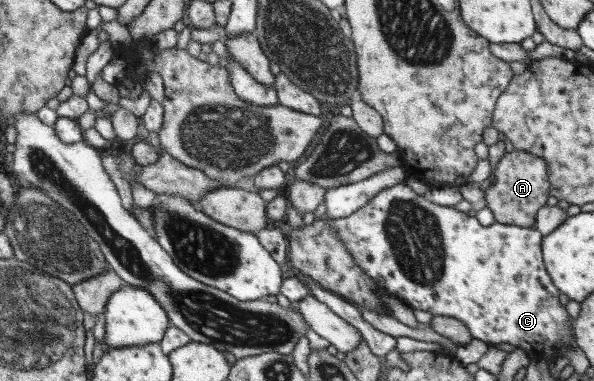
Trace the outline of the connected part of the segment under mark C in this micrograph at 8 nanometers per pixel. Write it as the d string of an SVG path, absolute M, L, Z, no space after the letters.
M405 182L390 186L377 193L365 206L357 212L345 218L333 219L330 228L336 230L336 234L347 247L348 253L352 254L354 263L369 278L375 281L375 285L383 292L395 295L400 301L413 309L430 312L434 316L448 316L463 322L464 326L470 330L474 339L482 340L488 344L498 345L501 342L512 344L529 354L531 360L553 360L560 356L567 356L570 351L568 340L574 340L574 330L572 329L572 318L567 313L567 309L559 302L560 290L551 282L547 274L542 255L542 234L534 227L523 228L507 223L493 223L490 226L483 226L477 221L473 213L466 213L450 206L441 206L424 195L415 193Z

